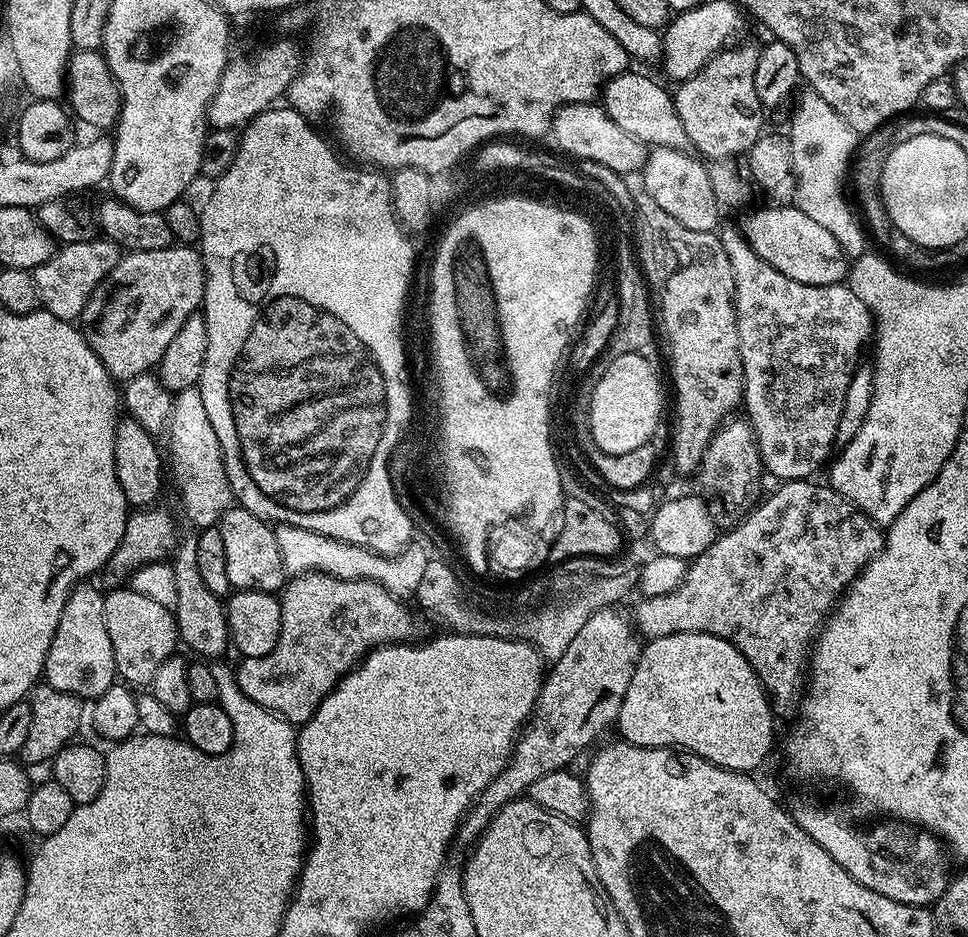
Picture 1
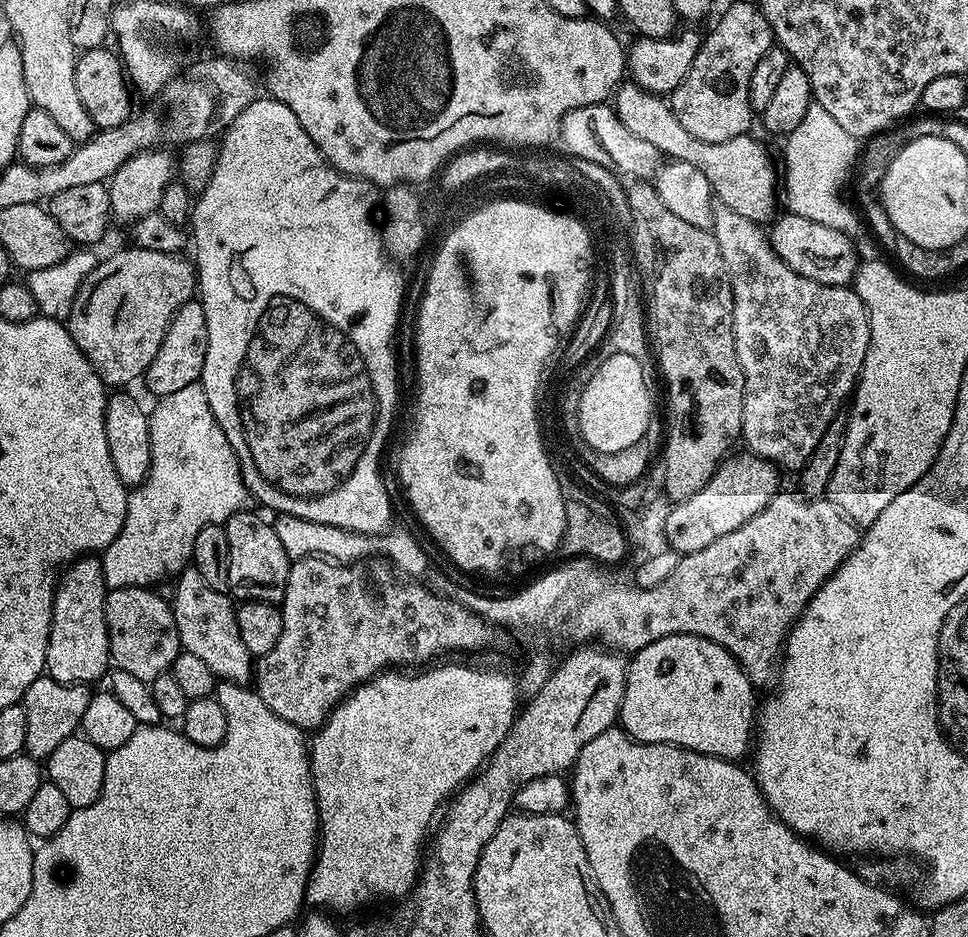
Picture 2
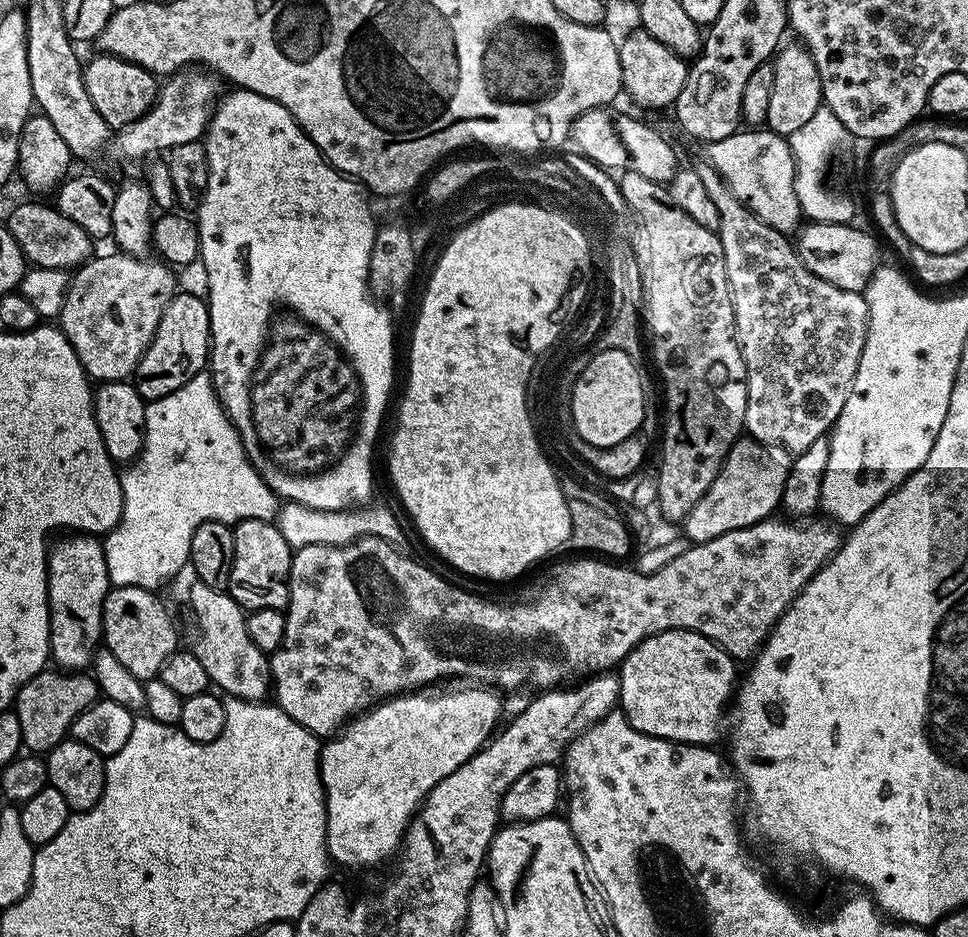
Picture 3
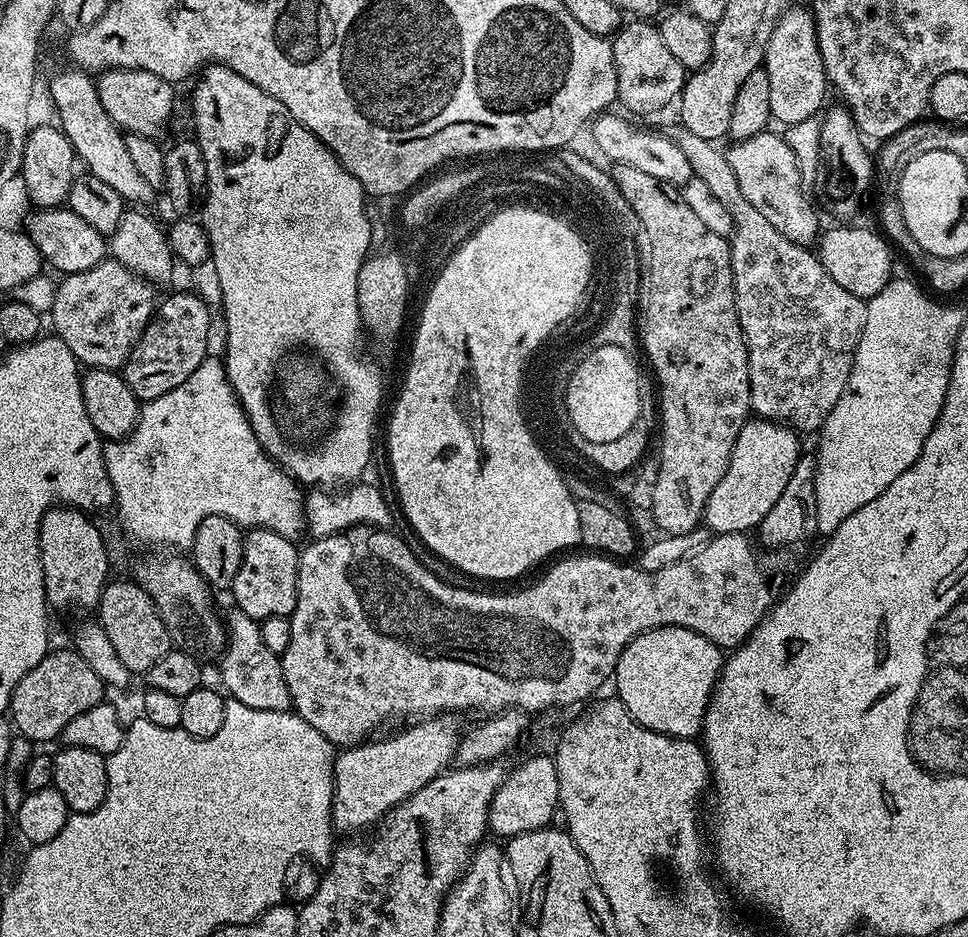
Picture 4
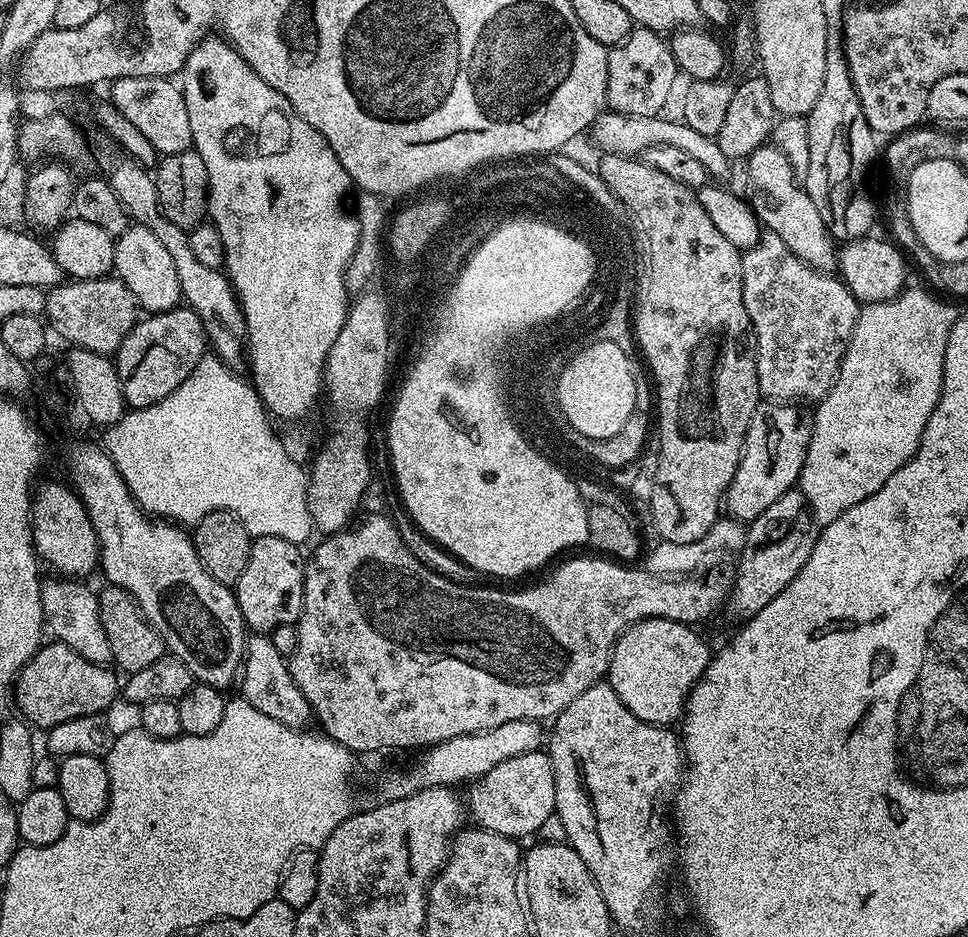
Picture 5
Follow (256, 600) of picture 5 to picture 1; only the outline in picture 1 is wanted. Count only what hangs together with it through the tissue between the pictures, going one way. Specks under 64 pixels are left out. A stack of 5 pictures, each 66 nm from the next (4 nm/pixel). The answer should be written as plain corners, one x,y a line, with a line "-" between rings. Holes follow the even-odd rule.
239,506
227,508
220,515
218,527
226,546
226,575
233,589
279,593
286,583
286,573
275,527

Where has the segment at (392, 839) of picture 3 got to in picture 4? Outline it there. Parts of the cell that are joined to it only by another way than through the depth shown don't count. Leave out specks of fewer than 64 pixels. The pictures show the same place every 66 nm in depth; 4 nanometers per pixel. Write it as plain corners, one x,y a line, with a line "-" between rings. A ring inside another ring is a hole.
452,714
430,716
393,731
396,733
385,740
372,738
343,749
336,758
335,807
332,809
335,827
356,834
359,828
379,825
392,808
445,771
451,765
448,763
457,759
462,739
456,720
459,719

